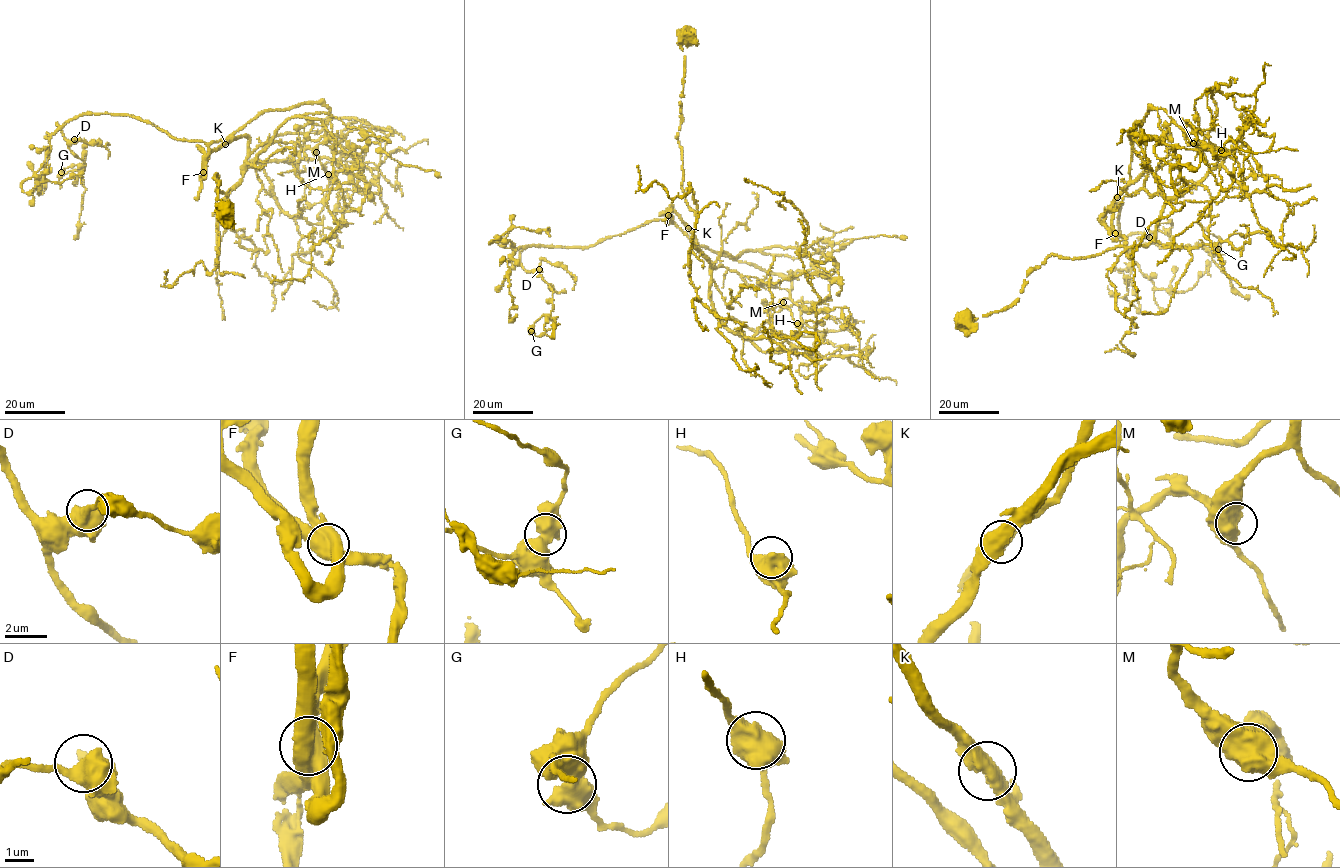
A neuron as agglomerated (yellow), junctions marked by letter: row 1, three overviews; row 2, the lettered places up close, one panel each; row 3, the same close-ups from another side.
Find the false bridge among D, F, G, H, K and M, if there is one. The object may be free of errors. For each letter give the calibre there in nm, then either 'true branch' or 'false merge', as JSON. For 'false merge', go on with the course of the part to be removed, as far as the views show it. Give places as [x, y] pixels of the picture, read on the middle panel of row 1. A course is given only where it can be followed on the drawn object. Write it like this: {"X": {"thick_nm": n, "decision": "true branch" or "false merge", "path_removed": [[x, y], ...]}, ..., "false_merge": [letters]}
{"D": {"thick_nm": 650, "decision": "true branch"}, "F": {"thick_nm": 750, "decision": "false merge"}, "G": {"thick_nm": 700, "decision": "true branch"}, "H": {"thick_nm": 700, "decision": "true branch"}, "K": {"thick_nm": 600, "decision": "true branch"}, "M": {"thick_nm": 650, "decision": "true branch"}, "false_merge": ["F"]}

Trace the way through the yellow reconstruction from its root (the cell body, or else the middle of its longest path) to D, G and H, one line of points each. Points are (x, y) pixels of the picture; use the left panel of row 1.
D: (227, 213), (214, 176), (227, 202), (247, 137), (203, 166), (204, 142), (126, 115), (57, 124), (74, 139)
G: (227, 213), (242, 135), (203, 166), (201, 141), (80, 114), (57, 124), (84, 169), (61, 172)
H: (227, 213), (218, 213), (216, 174), (225, 203), (244, 166), (260, 164), (291, 216), (319, 203), (328, 174)

